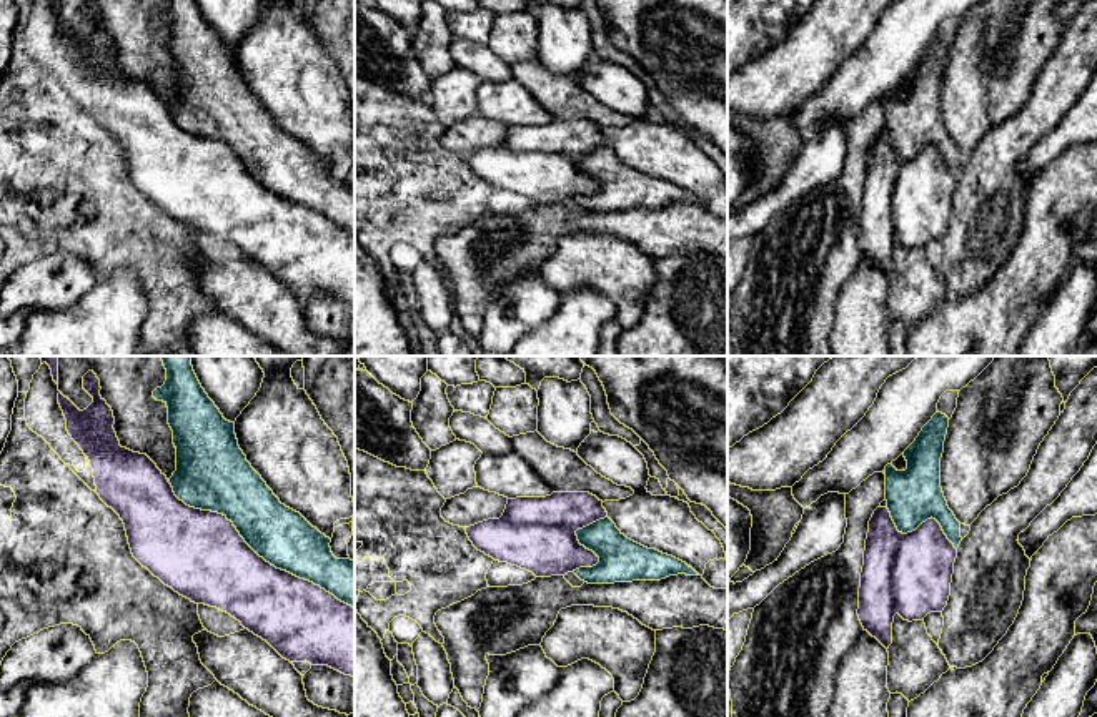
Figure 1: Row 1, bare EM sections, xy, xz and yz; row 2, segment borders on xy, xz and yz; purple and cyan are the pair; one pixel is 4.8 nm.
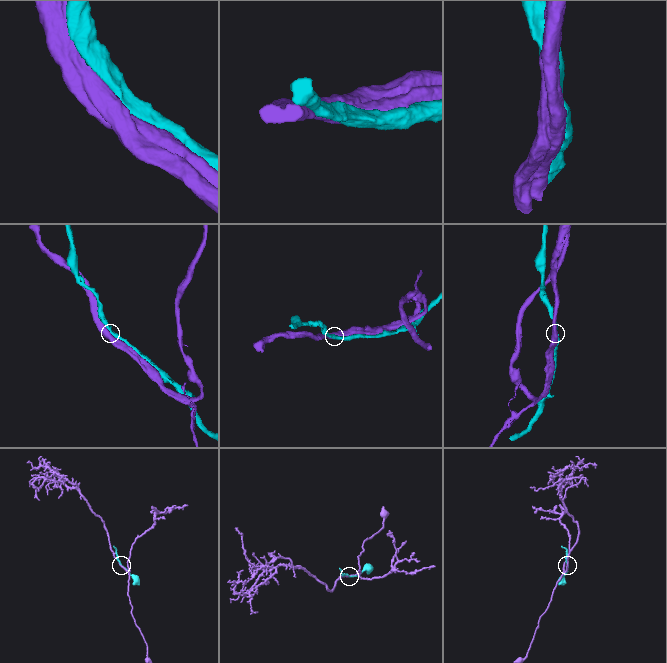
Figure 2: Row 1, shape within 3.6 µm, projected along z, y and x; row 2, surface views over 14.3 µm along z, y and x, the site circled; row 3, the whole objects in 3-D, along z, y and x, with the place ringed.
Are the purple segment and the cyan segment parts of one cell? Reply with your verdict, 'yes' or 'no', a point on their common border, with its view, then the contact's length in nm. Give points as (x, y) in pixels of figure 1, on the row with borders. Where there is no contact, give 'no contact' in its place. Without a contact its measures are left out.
no | xy (253, 551) | 1100 nm

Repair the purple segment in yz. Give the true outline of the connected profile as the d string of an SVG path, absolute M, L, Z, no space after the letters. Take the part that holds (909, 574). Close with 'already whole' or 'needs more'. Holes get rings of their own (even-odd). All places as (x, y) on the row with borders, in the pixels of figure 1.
M877 507L869 521L869 532L866 539L864 566L861 572L859 587L859 621L872 637L876 637L886 649L892 644L892 622L899 614L904 621L924 621L931 612L942 612L951 596L951 582L954 574L954 562L957 549L944 534L936 519L927 519L916 531L902 534L897 531L887 507Z; already whole

